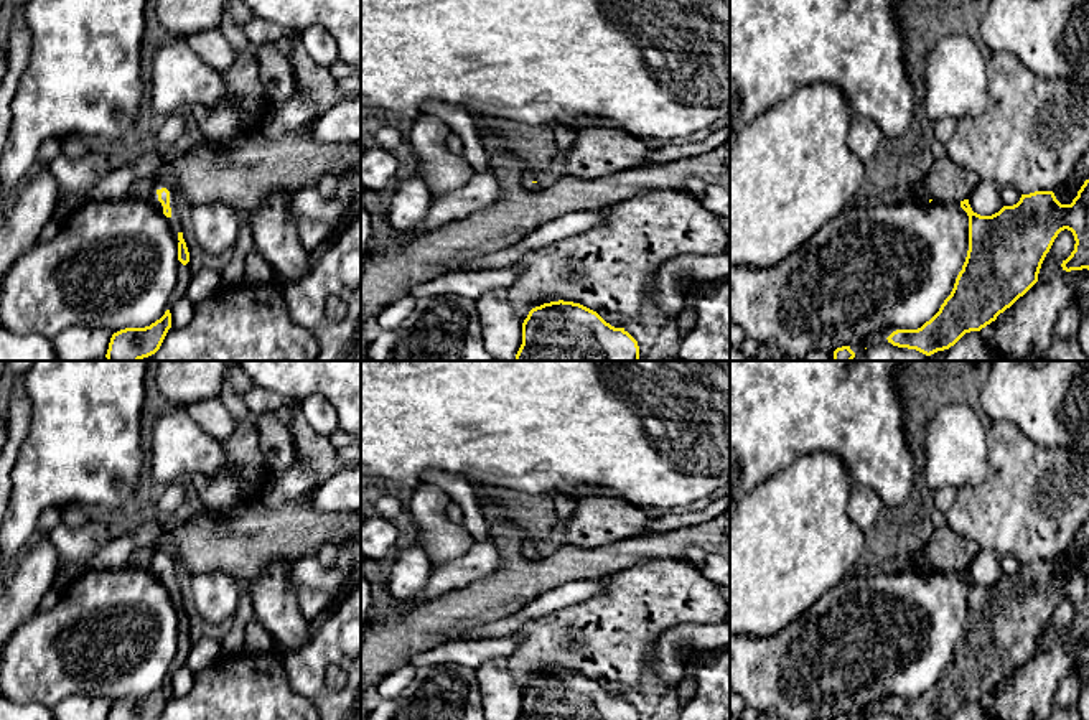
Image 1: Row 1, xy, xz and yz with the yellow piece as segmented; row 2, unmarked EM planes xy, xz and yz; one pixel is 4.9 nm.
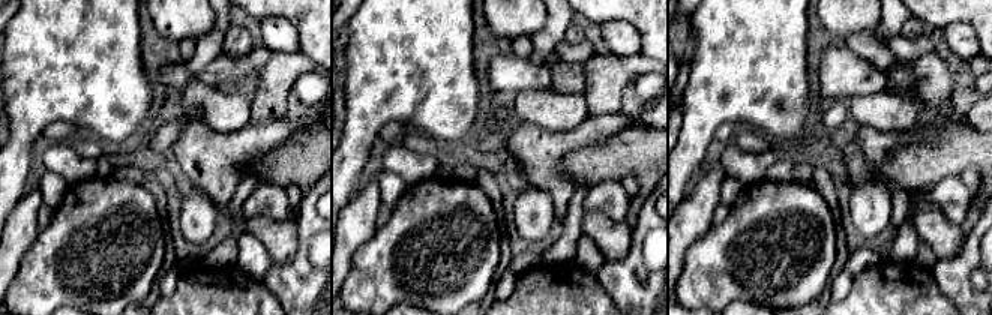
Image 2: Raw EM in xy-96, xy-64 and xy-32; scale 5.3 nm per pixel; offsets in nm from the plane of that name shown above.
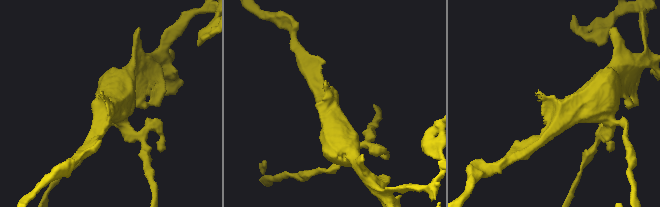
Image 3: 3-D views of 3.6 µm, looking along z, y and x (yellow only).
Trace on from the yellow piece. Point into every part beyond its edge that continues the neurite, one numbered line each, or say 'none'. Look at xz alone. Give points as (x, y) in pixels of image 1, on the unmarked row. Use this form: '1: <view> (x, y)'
1: xz (526, 544)

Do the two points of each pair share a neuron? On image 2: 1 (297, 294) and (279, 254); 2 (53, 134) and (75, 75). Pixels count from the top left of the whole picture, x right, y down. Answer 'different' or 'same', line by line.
1: different
2: different

